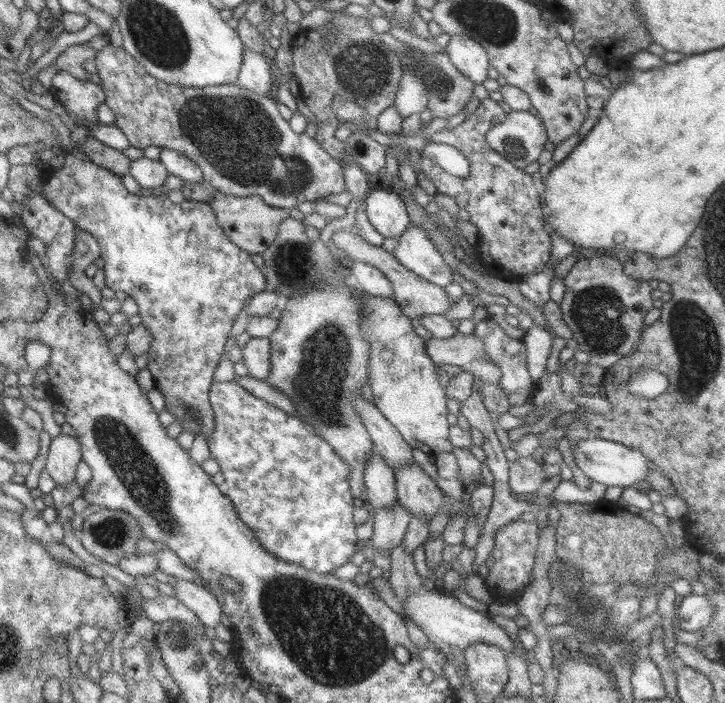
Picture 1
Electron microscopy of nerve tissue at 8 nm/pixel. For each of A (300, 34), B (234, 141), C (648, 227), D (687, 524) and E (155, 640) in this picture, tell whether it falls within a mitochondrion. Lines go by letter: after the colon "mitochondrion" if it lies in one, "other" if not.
A: other
B: mitochondrion
C: other
D: other
E: other

